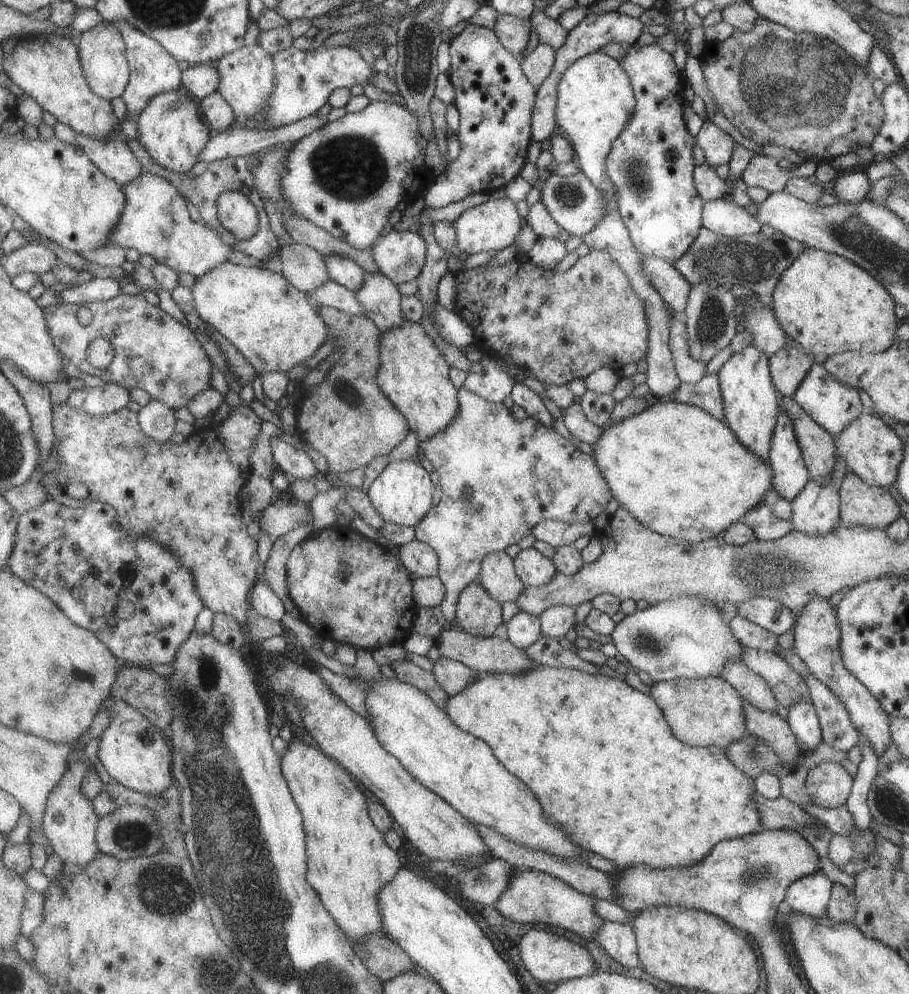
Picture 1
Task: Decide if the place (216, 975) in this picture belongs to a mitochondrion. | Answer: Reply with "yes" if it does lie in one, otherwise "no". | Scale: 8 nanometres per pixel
yes

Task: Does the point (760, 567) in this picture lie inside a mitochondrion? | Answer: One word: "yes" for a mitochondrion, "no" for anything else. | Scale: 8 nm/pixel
yes

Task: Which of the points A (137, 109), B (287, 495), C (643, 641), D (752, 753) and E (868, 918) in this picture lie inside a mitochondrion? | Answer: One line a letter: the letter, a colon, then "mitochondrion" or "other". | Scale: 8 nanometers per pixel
A: other
B: other
C: mitochondrion
D: mitochondrion
E: other

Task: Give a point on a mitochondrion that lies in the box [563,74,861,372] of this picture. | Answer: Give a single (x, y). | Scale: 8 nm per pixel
(726, 261)

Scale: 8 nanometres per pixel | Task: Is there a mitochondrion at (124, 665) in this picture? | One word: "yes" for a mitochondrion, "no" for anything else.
no

